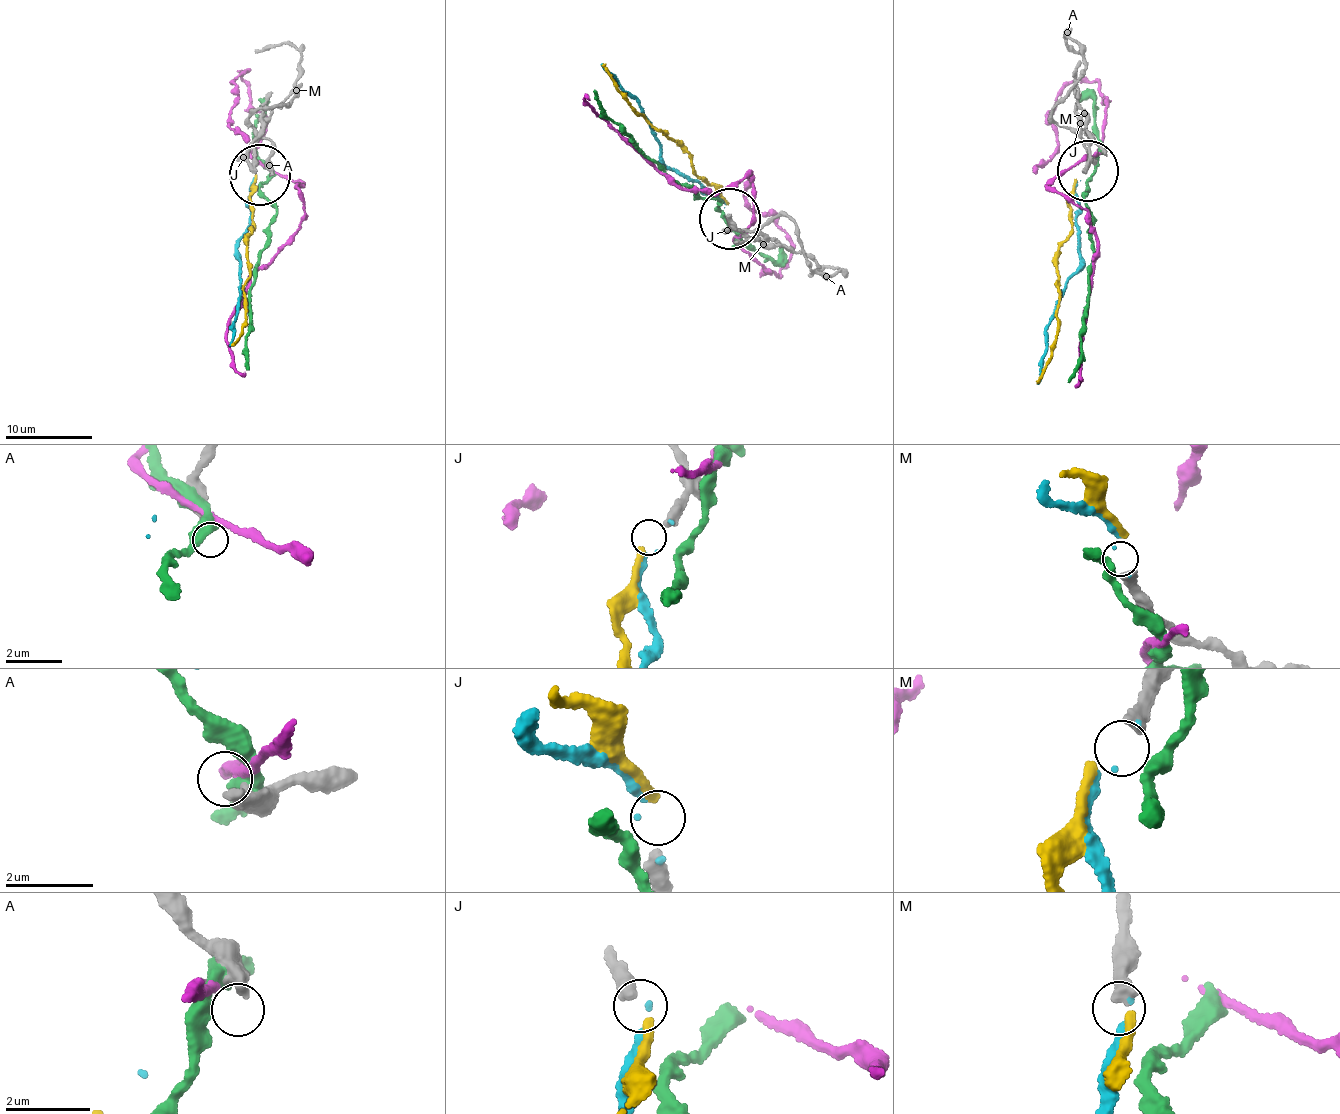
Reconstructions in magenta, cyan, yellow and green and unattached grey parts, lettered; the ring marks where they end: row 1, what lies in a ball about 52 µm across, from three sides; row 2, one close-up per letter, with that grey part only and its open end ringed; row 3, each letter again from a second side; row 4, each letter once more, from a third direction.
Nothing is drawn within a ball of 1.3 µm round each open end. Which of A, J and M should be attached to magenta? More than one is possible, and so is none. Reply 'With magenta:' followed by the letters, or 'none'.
With magenta: none

